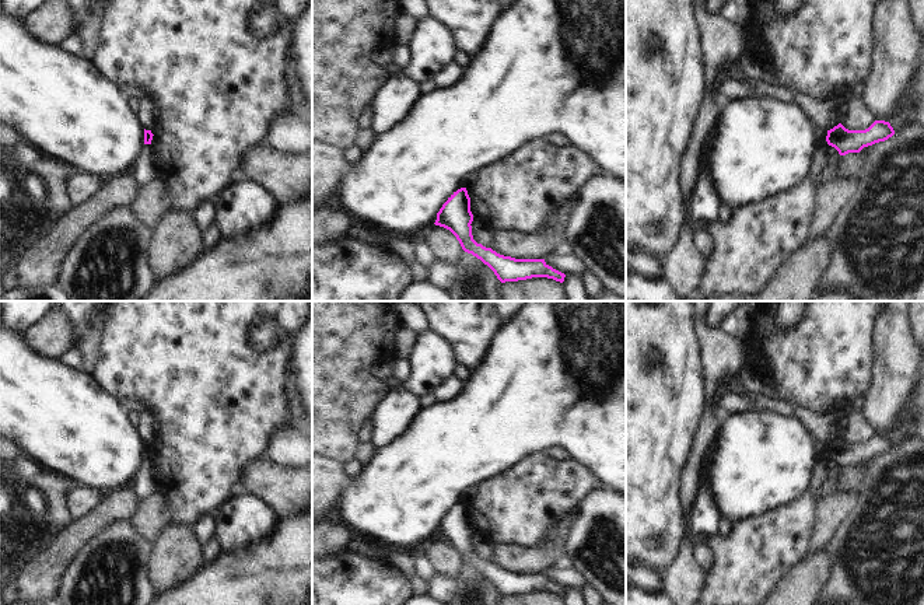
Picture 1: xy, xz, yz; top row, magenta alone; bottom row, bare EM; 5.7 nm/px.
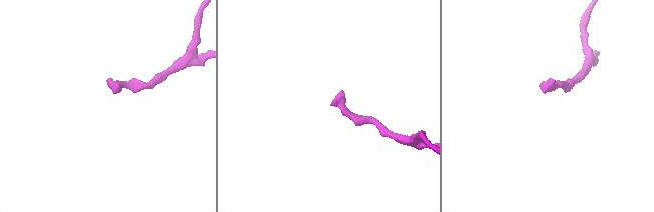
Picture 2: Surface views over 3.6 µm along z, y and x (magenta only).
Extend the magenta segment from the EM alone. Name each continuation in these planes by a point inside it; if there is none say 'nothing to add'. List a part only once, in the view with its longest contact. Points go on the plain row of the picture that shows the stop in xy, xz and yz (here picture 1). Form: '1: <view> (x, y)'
nothing to add

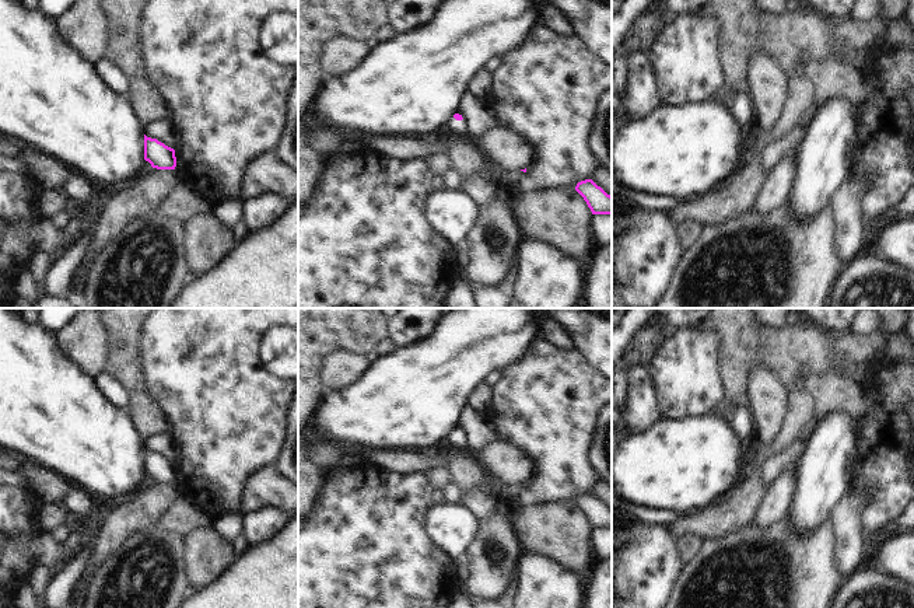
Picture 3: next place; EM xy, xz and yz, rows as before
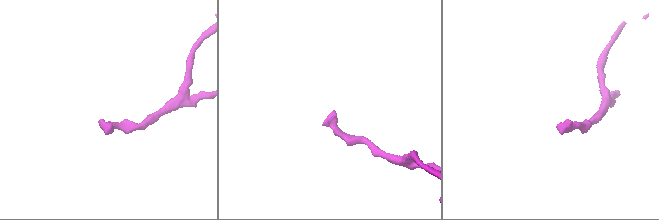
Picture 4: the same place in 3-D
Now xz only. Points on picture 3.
1: xz (458, 441)

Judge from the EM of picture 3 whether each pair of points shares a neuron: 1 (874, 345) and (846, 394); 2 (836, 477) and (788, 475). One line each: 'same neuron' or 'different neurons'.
1: same neuron
2: different neurons

